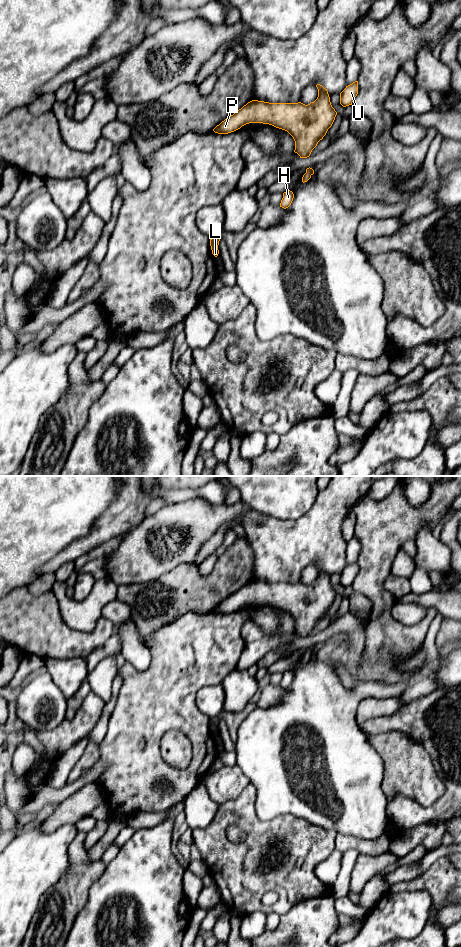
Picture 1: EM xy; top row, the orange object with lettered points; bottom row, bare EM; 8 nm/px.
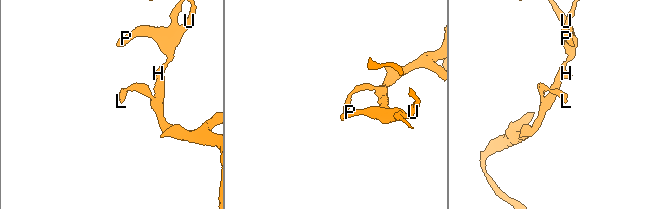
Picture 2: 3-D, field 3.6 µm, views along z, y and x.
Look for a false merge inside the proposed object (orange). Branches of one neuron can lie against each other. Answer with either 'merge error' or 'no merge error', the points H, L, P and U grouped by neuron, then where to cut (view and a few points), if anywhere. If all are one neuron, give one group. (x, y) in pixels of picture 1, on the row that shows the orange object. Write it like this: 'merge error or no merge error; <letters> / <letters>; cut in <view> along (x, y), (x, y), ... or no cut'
no merge error; H L P U; no cut

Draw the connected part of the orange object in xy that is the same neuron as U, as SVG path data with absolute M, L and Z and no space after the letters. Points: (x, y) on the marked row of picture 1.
M358 81L346 86L346 88L340 93L340 104L343 107L352 105L355 97L358 94Z

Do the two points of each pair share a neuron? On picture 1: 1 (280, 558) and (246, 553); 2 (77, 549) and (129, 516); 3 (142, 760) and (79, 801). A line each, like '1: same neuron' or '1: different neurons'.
1: different neurons
2: same neuron
3: different neurons

